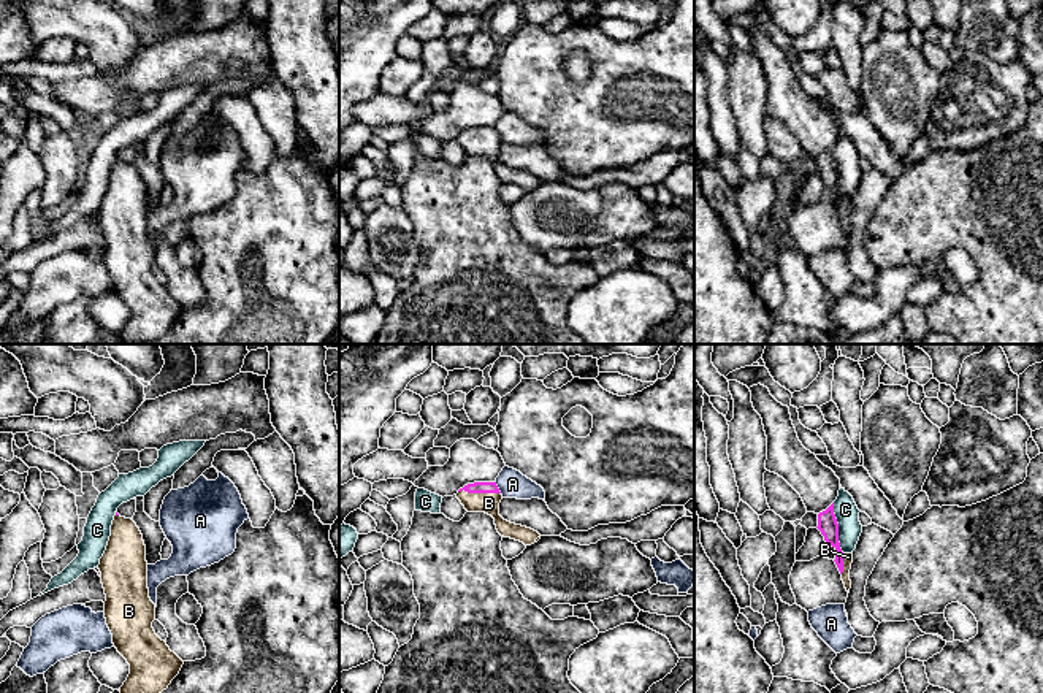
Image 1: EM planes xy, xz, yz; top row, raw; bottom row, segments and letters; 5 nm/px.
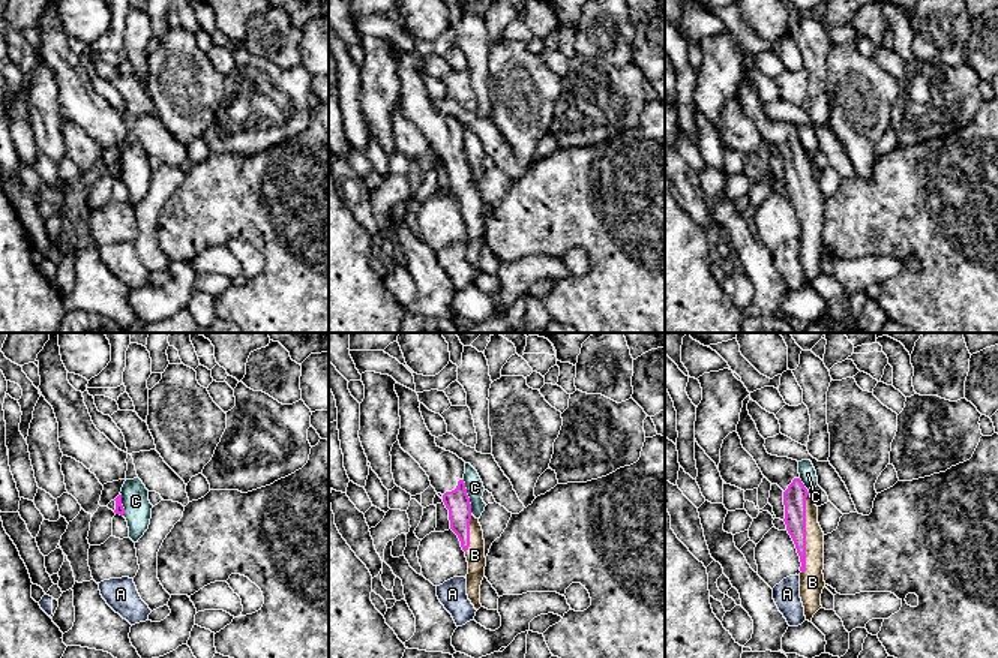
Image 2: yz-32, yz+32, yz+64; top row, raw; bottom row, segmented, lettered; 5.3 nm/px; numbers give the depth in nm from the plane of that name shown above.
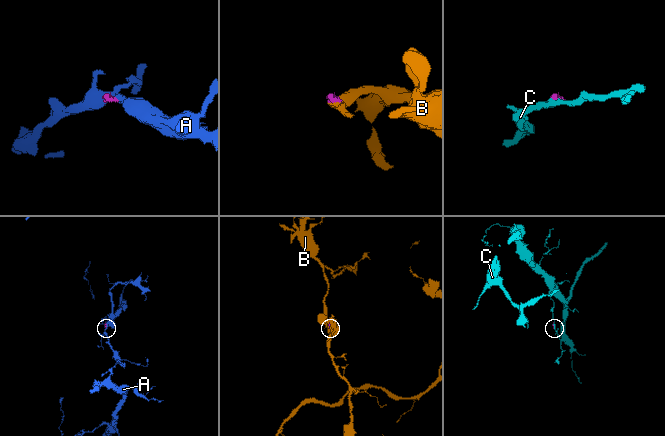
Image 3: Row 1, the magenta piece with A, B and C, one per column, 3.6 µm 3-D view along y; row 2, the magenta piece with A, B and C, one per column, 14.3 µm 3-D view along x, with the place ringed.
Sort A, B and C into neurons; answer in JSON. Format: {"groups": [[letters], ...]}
{"groups": [["A"], ["B"], ["C"]]}

